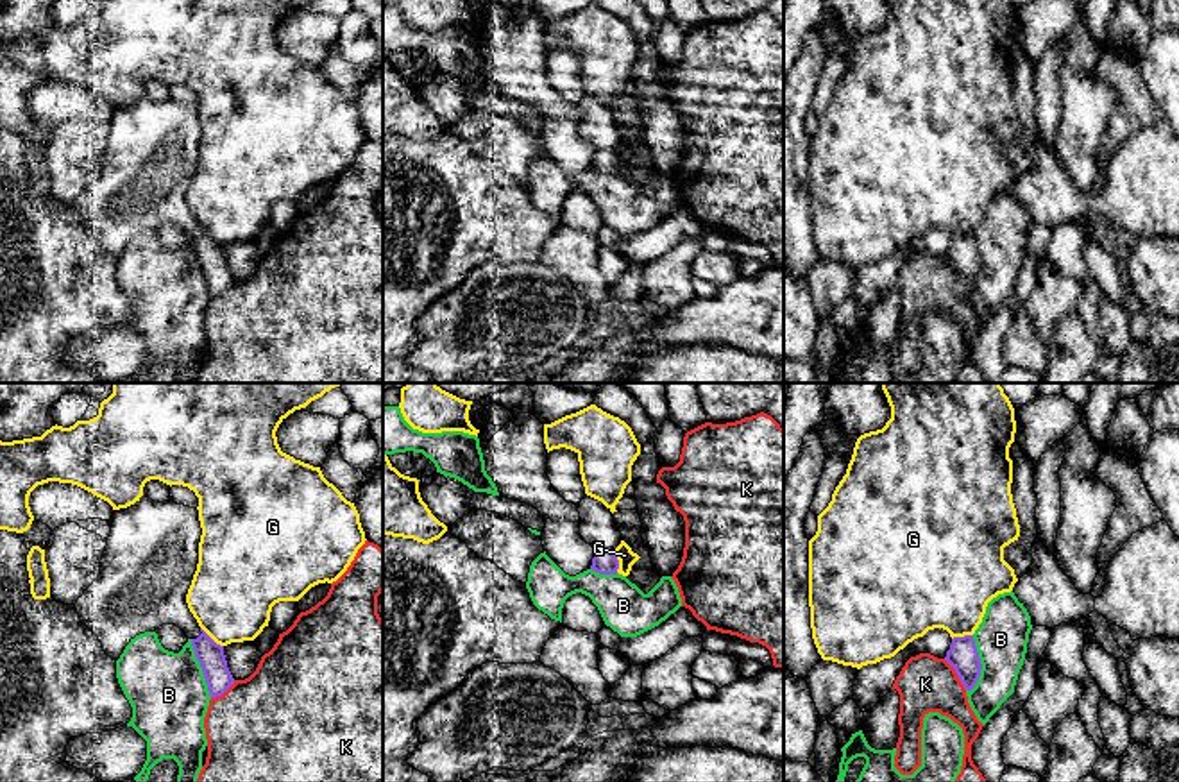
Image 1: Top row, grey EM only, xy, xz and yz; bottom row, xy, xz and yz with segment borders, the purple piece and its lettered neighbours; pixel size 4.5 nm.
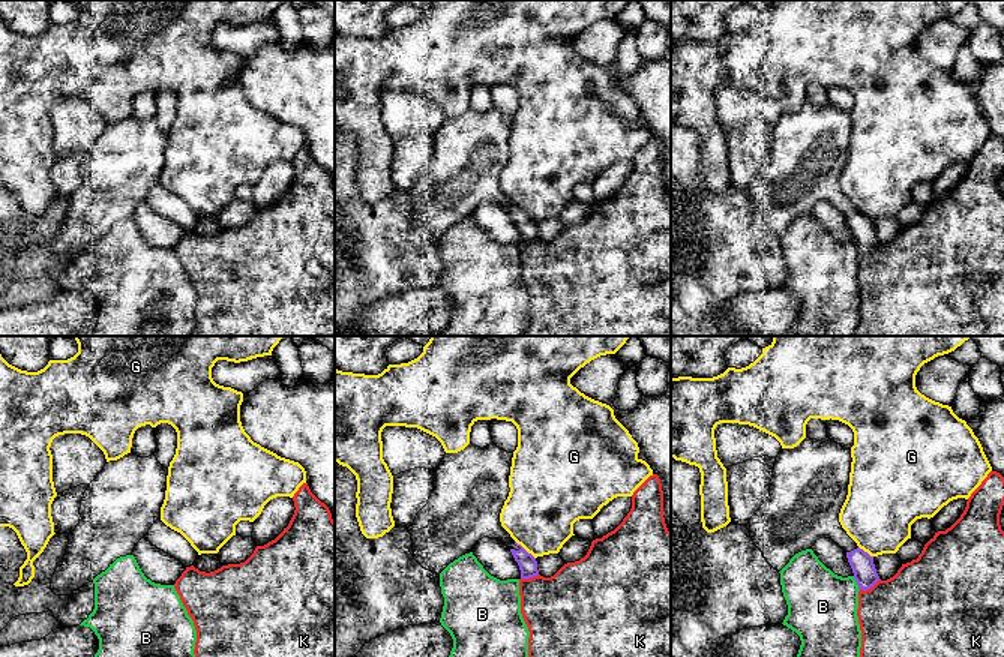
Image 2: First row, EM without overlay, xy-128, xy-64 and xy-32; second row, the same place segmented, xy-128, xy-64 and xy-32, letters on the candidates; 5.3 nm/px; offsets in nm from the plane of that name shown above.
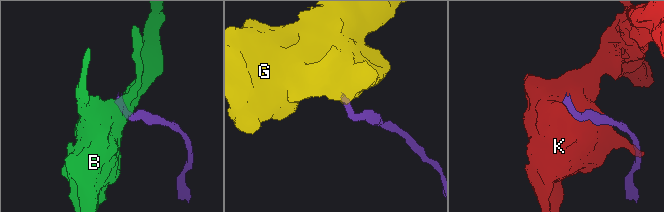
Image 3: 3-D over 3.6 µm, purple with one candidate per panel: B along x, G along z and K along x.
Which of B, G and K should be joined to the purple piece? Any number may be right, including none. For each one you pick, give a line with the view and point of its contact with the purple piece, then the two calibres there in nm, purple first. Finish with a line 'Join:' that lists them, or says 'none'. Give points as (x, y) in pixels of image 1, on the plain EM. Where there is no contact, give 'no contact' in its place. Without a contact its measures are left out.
Join: none

